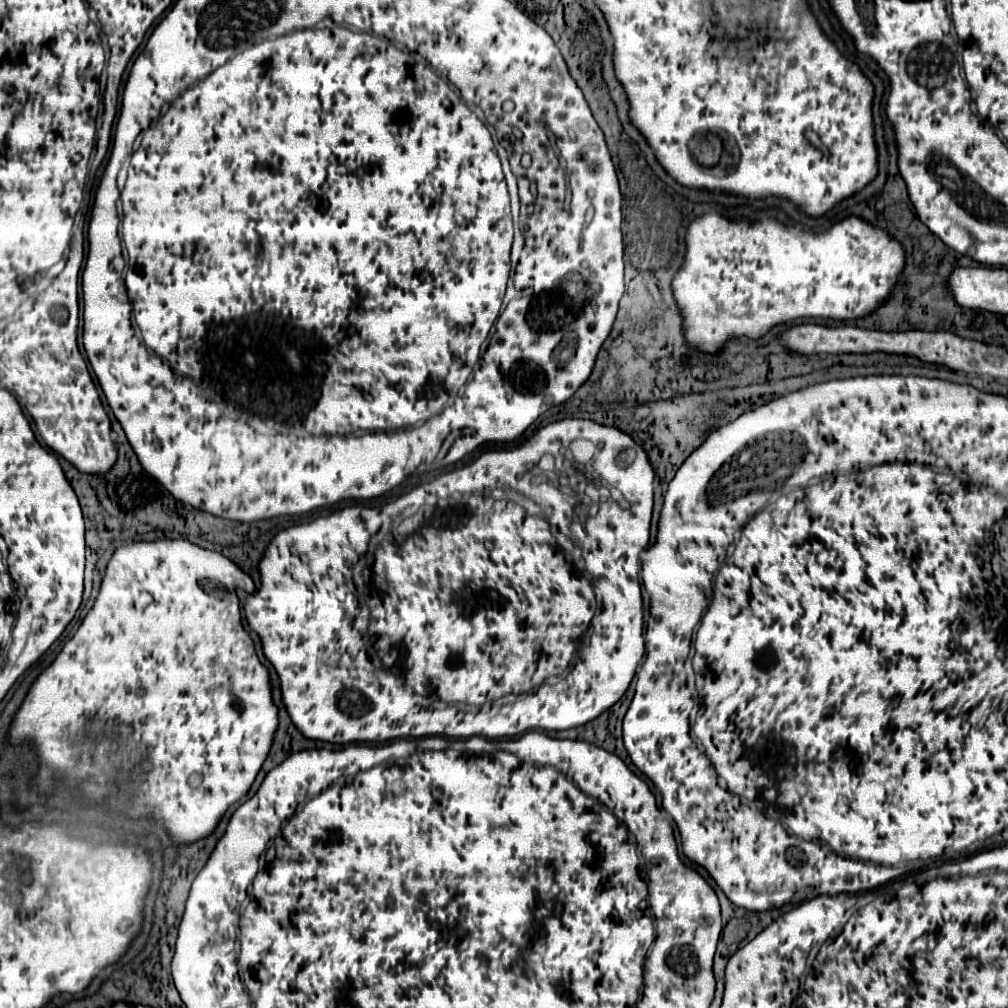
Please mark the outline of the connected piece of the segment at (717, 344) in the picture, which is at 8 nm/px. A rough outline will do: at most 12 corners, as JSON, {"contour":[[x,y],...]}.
{"contour":[[700,217],[672,281],[704,353],[856,319],[904,267],[888,233]]}

